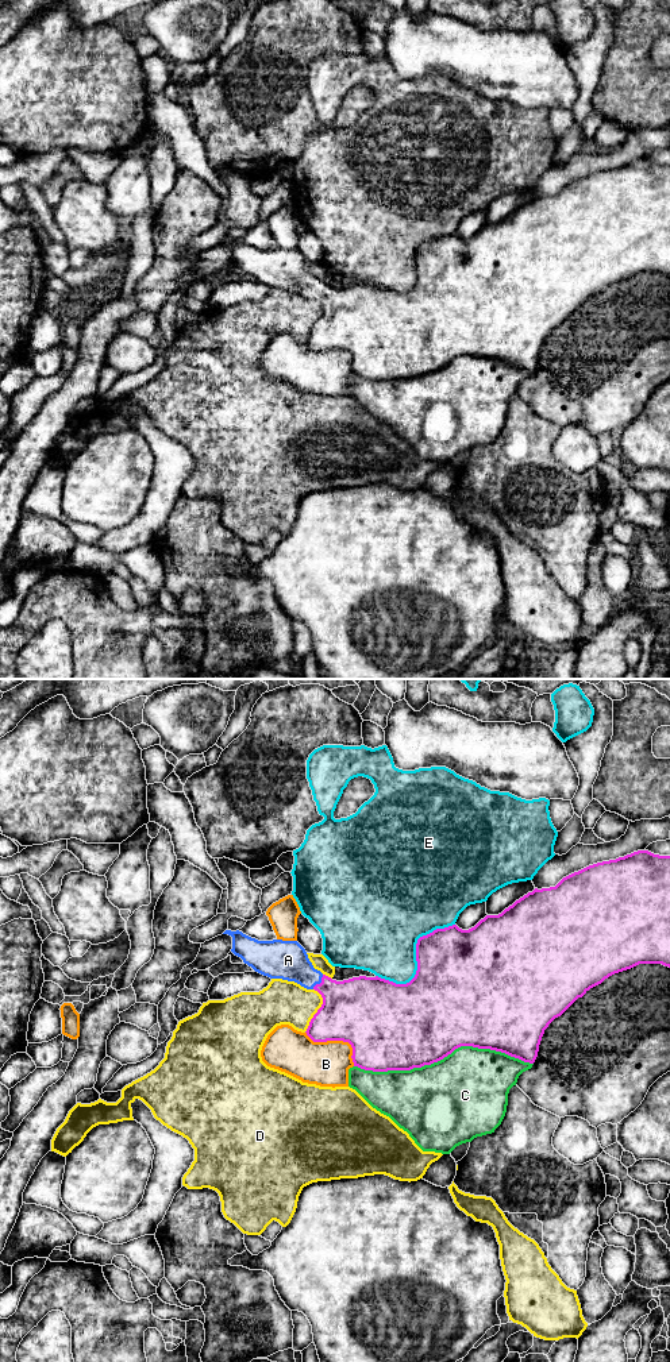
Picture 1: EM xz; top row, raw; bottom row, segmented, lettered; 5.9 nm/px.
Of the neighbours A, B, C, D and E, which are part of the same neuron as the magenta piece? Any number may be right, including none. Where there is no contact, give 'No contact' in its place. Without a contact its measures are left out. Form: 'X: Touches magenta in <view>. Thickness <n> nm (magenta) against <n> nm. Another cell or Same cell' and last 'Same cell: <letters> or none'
A: Touches magenta in xz. Thickness 380 nm (magenta) against 240 nm. Same cell
B: Touches magenta in xz. Thickness 440 nm (magenta) against 260 nm. Another cell
C: Touches magenta in xz. Thickness 500 nm (magenta) against 500 nm. Another cell
D: Touches magenta in xz. Thickness 400 nm (magenta) against 260 nm. Another cell
E: Touches magenta in xz. Thickness 480 nm (magenta) against 420 nm. Another cell
Same cell: A

